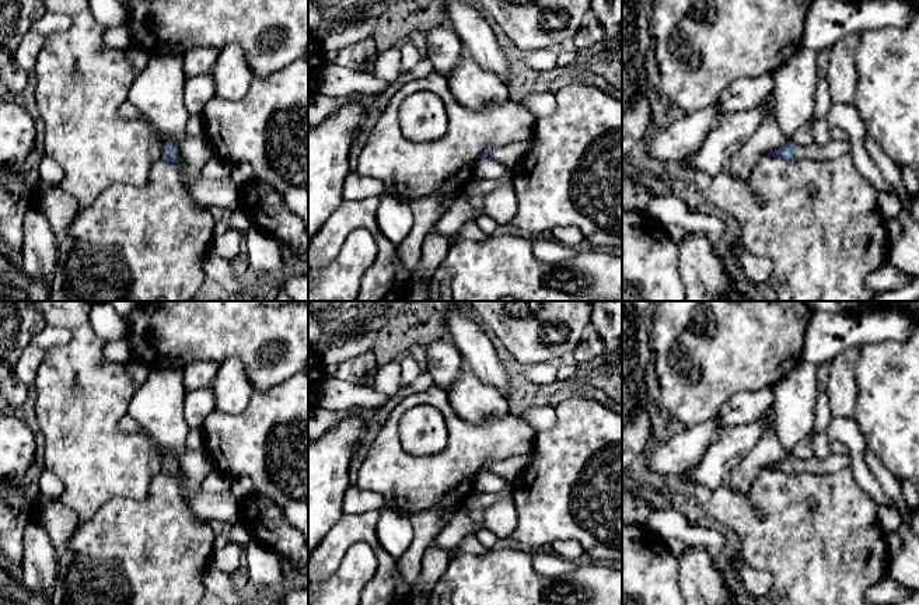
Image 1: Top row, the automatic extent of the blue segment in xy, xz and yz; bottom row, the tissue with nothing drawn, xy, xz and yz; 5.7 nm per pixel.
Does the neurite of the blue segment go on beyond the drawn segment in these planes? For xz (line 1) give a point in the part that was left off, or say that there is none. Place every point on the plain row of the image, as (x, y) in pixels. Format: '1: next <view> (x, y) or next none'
1: next none

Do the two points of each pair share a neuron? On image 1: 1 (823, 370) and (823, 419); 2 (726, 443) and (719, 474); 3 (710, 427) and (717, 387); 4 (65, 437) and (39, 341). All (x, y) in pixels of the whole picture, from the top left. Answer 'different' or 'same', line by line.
1: same
2: same
3: different
4: different

